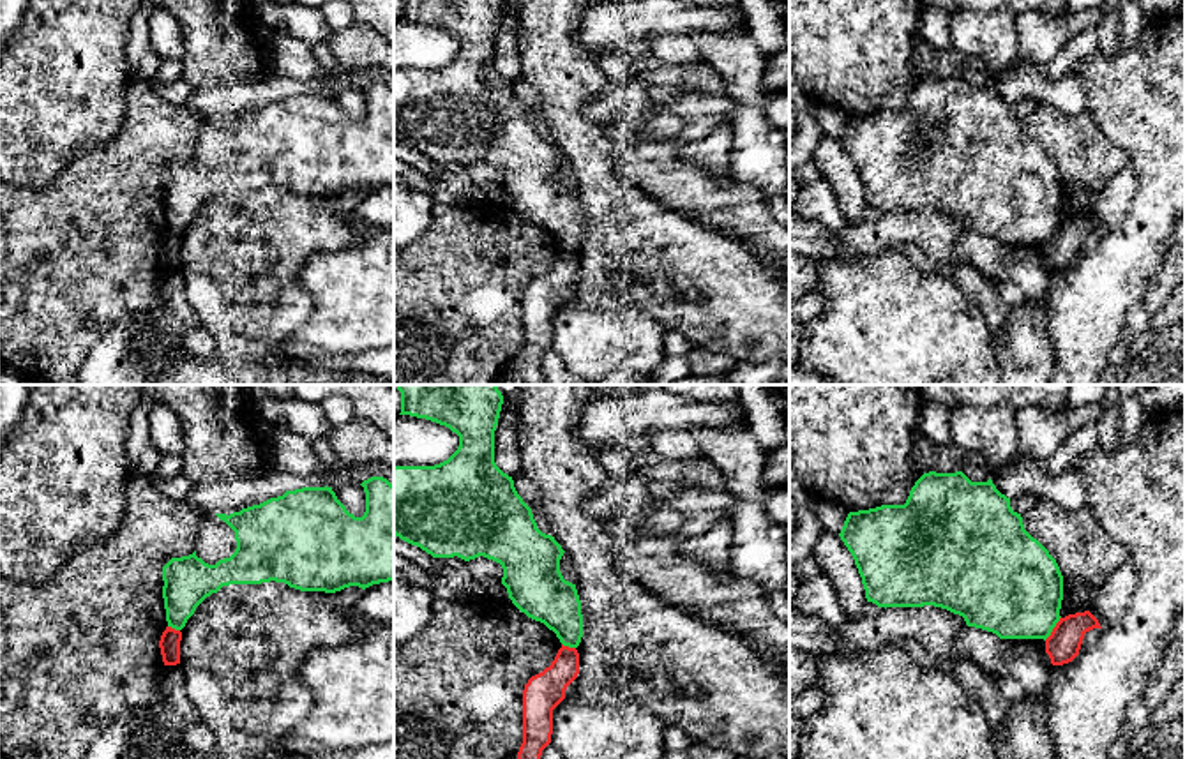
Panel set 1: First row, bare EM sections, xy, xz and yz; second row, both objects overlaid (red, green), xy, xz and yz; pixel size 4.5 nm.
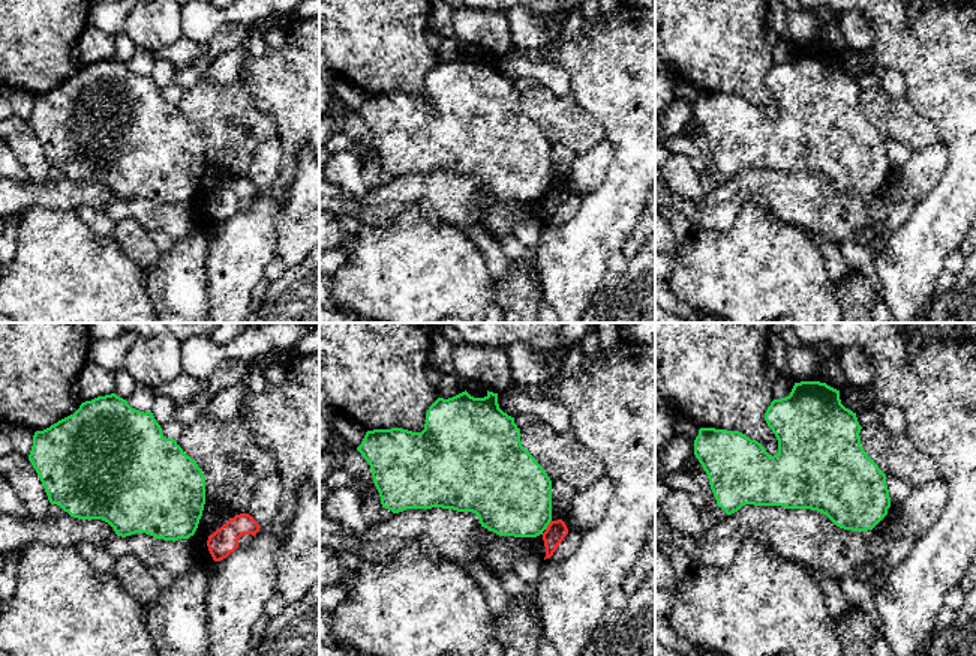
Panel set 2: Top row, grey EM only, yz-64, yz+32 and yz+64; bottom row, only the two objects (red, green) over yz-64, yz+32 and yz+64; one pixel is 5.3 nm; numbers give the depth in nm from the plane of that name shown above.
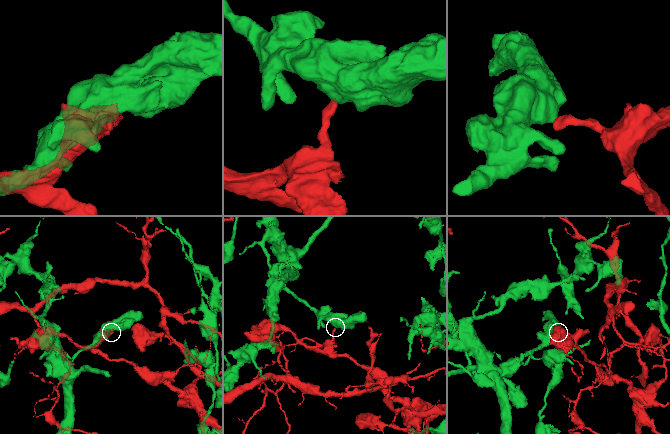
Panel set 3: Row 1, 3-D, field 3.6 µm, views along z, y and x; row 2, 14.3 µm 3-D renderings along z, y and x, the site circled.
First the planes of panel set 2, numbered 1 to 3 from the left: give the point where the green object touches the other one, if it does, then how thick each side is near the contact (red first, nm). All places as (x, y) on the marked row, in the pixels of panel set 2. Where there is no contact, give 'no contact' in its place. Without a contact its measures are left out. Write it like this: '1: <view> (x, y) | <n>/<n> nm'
1: no contact
2: yz+32 (549, 524) | 110/420 nm
3: no contact

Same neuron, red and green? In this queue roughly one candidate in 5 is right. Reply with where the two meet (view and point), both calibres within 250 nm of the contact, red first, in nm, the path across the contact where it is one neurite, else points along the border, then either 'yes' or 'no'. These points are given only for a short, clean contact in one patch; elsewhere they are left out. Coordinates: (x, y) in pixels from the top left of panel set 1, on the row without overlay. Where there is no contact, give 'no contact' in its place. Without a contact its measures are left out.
meets red in yz at (1053, 233); 150 nm thick on the red side, 440 nm on the other; border along yz (1060, 221), (1044, 244); no

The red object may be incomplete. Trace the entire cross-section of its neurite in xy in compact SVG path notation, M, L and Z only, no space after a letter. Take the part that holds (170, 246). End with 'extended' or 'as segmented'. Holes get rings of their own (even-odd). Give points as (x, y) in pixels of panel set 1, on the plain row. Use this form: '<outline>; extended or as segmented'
M166 231L159 245L164 270L180 268L180 245L182 245L182 237L171 231Z; as segmented

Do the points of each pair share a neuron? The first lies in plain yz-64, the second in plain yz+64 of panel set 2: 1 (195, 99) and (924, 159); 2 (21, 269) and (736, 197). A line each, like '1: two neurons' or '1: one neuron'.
1: two neurons
2: two neurons

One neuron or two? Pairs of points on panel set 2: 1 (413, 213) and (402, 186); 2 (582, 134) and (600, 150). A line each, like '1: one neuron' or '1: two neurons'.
1: two neurons
2: two neurons

